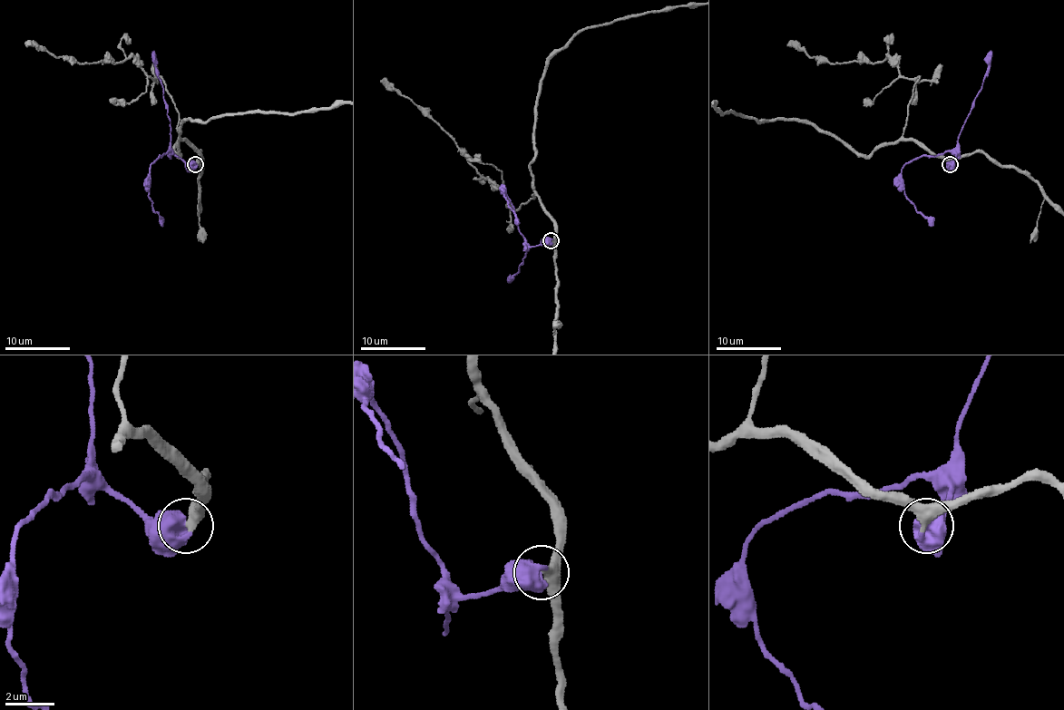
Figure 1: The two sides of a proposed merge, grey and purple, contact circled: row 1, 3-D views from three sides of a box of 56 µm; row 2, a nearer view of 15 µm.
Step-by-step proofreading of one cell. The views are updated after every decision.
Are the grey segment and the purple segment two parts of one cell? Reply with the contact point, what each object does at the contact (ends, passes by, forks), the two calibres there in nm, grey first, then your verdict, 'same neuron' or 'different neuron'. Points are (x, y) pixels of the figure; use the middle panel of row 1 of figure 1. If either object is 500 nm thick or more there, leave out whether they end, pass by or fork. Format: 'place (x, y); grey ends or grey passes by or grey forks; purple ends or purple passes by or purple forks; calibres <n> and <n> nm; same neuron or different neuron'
place (551, 240); calibres 400 and 600 nm; same neuron

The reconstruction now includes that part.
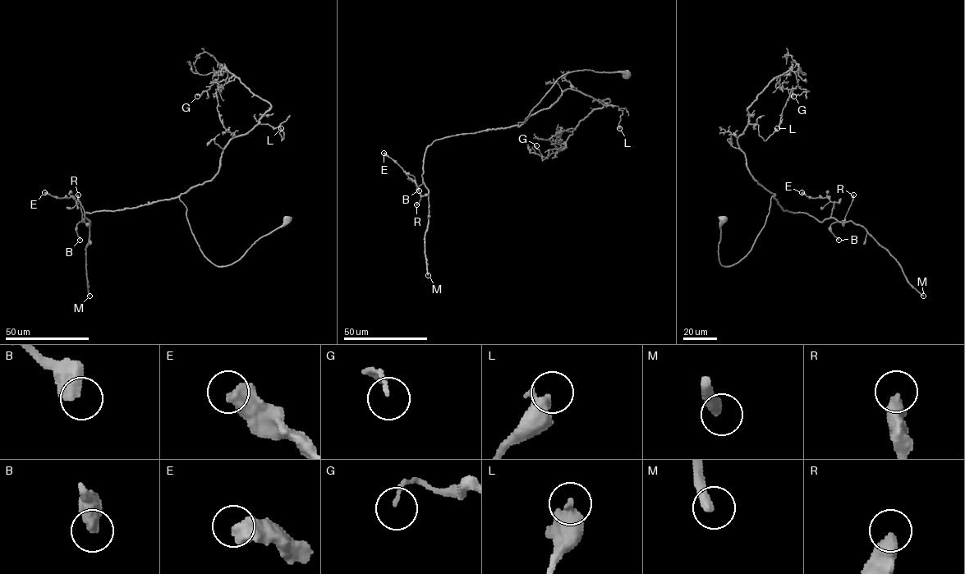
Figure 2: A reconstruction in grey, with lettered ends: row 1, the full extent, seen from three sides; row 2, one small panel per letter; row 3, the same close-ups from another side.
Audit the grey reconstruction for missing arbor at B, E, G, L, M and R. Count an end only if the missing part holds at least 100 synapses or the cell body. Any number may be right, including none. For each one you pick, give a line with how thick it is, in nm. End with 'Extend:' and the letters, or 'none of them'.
M: calibre 360 nm
Extend: M

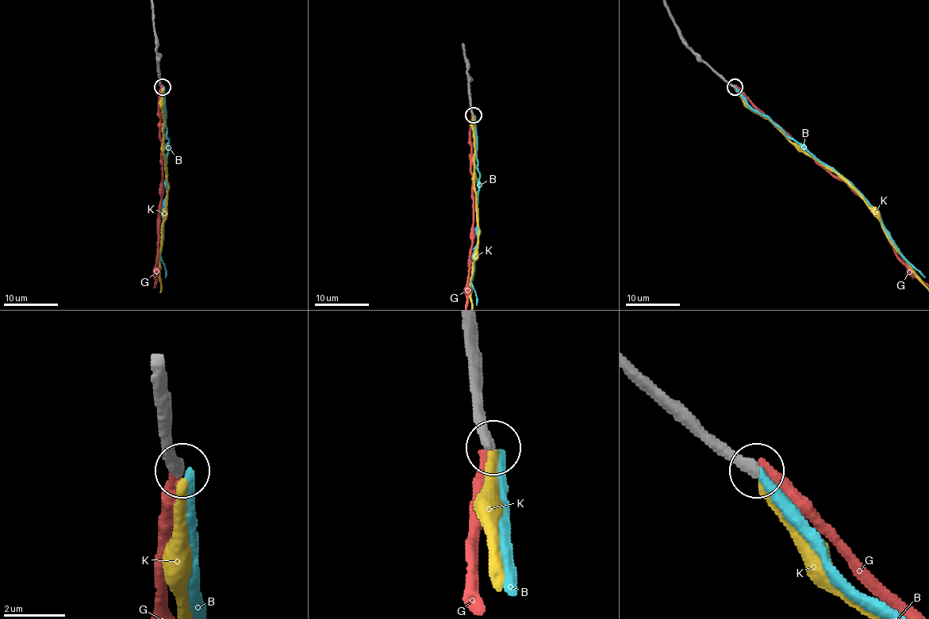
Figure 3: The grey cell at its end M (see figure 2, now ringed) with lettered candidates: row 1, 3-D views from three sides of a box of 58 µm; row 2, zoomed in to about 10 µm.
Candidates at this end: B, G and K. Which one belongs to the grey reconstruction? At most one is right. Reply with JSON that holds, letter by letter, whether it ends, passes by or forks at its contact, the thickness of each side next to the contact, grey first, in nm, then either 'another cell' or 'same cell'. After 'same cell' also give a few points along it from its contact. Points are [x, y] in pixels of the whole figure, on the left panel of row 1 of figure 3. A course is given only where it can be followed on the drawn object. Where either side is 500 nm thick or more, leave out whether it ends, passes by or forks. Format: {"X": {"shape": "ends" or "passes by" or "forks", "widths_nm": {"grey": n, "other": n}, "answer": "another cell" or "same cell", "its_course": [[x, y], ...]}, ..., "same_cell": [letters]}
{"B": {"shape": "ends", "widths_nm": {"grey": 360, "other": 300}, "answer": "another cell"}, "G": {"shape": "ends", "widths_nm": {"grey": 380, "other": 400}, "answer": "another cell"}, "K": {"shape": "ends", "widths_nm": {"grey": 360, "other": 320}, "answer": "another cell"}, "same_cell": []}

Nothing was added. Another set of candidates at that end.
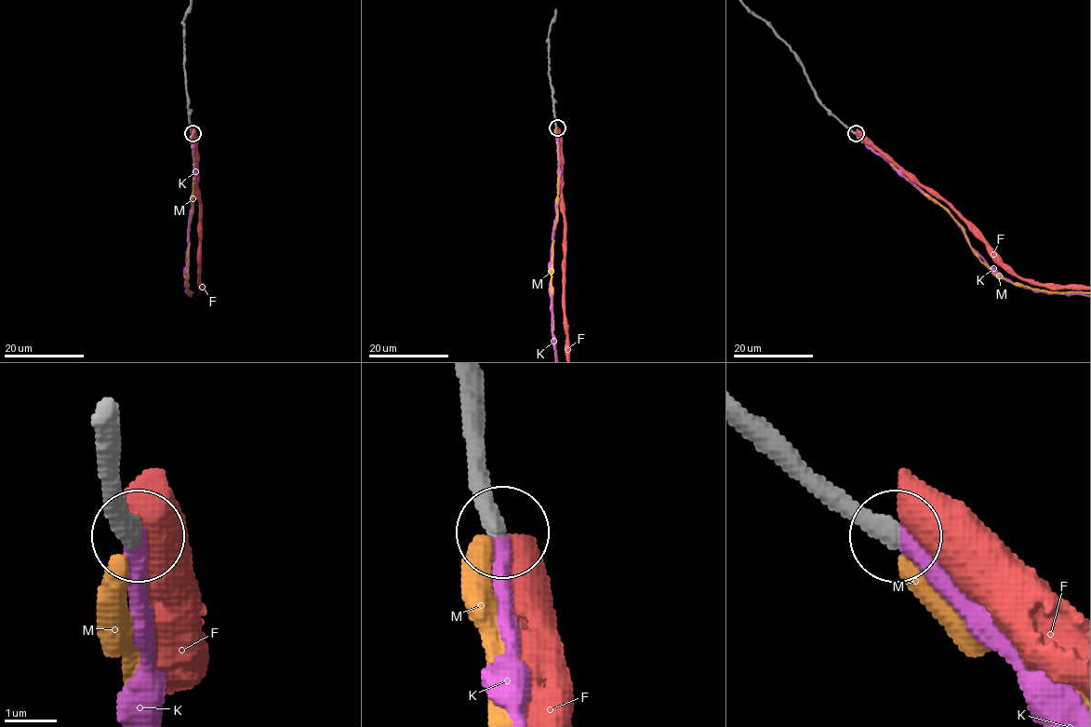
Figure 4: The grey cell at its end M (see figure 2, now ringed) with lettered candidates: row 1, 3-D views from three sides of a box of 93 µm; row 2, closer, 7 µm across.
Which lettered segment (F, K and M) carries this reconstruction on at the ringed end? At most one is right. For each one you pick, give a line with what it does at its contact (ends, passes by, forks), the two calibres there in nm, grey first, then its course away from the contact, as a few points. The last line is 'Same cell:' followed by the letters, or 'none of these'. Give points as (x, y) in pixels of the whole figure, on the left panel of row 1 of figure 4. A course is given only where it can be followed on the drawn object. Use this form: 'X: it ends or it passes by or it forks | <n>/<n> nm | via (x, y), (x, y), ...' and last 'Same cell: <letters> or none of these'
K: it ends | 380/380 nm
Same cell: K

